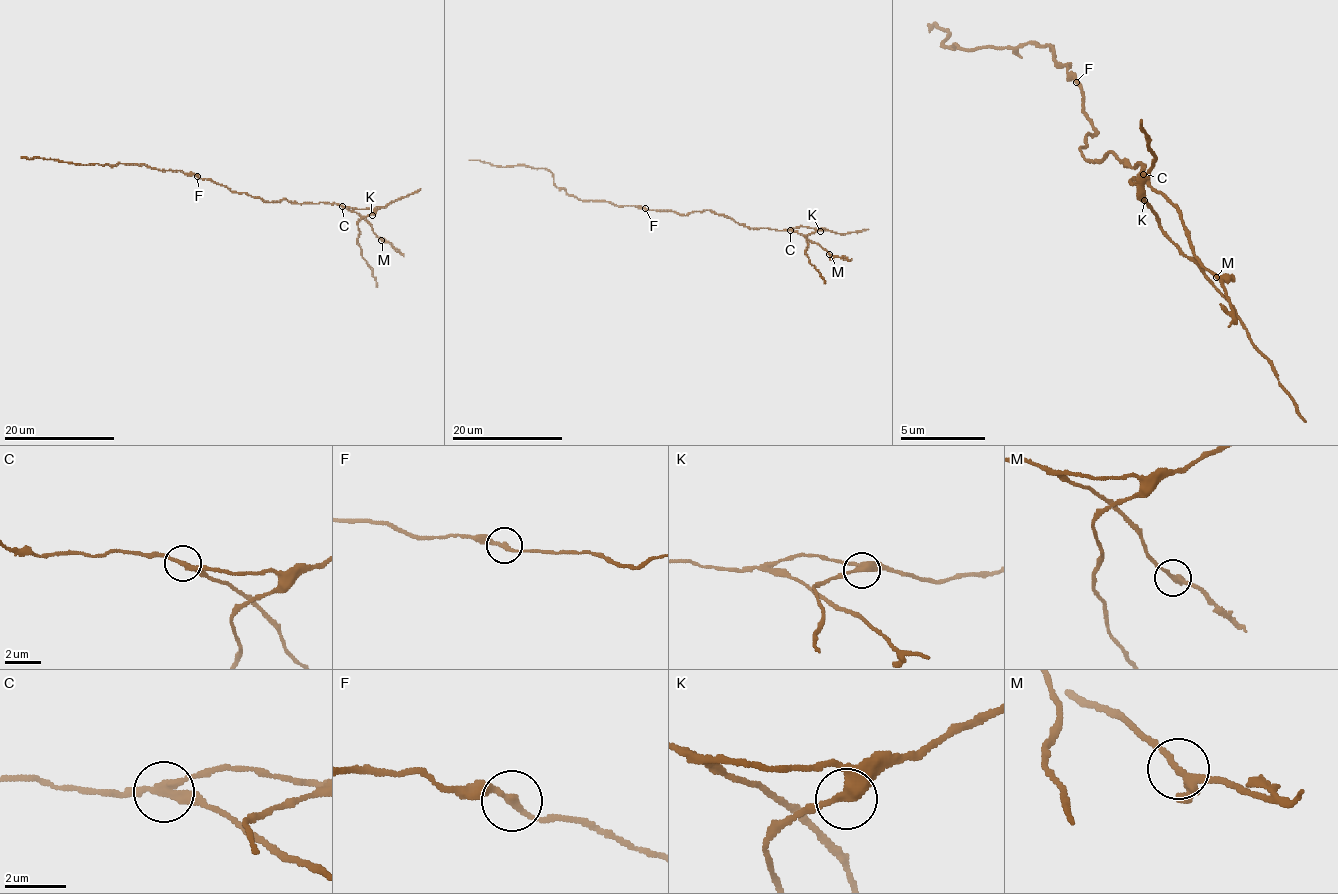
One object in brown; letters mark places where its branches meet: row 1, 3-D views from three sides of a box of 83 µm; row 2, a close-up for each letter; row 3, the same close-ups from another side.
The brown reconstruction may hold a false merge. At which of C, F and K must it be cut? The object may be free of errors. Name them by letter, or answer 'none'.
C

